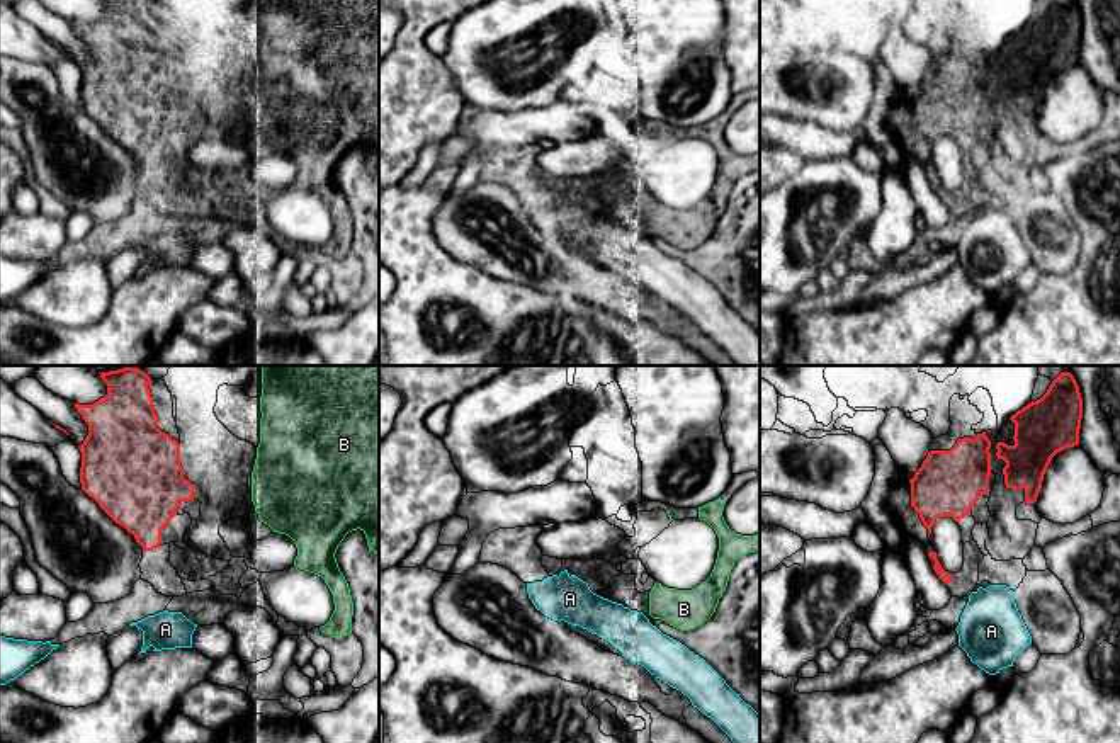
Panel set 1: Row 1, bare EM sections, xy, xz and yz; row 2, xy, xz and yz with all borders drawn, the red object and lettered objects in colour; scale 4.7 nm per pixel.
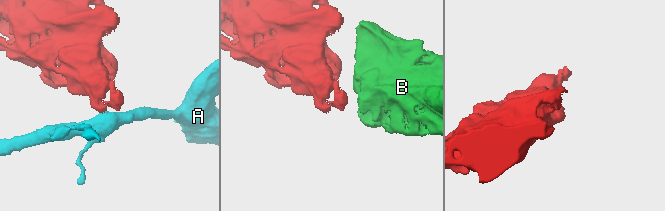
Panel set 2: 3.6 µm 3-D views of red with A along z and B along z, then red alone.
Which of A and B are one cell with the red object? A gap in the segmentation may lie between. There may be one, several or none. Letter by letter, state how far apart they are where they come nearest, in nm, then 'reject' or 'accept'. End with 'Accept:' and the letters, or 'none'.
A: 110 nm | reject
B: 280 nm | accept
Accept: B

